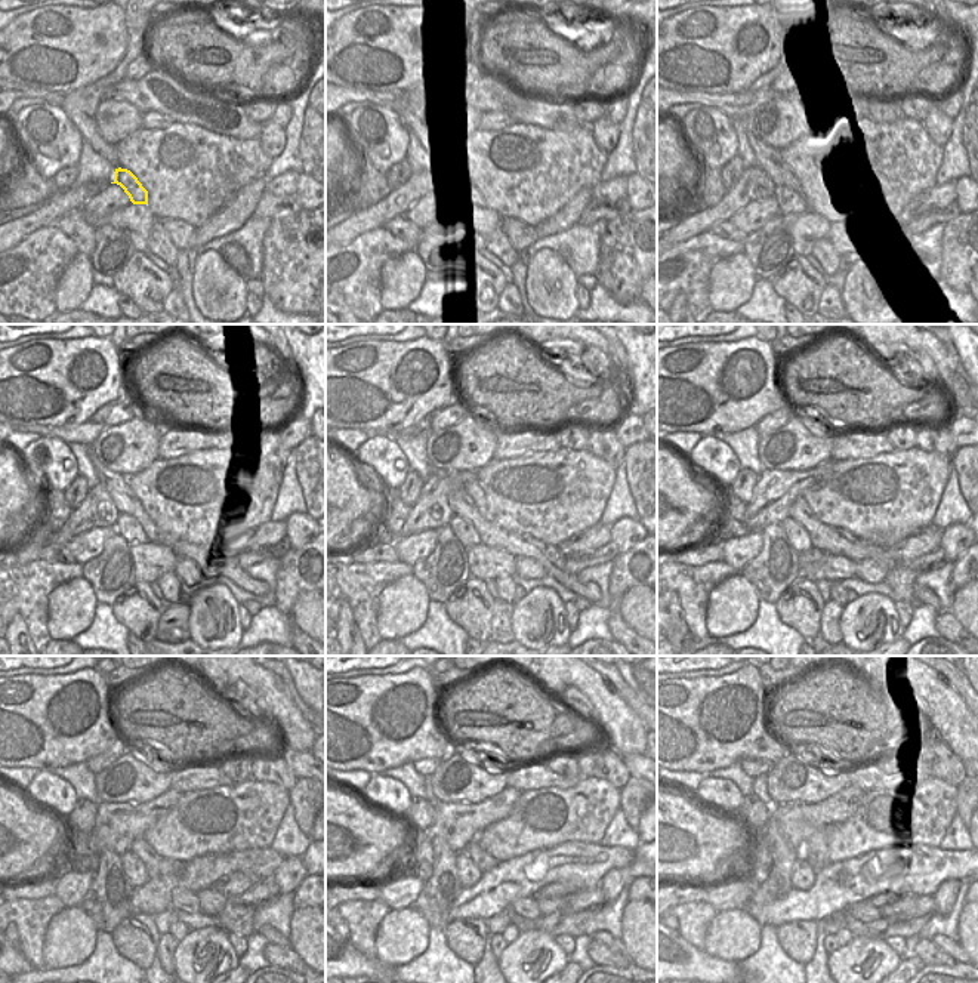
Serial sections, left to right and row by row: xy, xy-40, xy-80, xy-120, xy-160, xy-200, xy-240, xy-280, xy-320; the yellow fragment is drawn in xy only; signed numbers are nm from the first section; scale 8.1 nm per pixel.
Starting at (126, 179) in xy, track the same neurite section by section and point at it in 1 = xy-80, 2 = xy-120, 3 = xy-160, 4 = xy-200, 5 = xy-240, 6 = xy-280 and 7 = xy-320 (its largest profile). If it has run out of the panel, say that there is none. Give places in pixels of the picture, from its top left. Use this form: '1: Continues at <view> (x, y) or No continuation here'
1: Continues at xy-80 (789, 200)
2: Continues at xy-120 (129, 527)
3: Continues at xy-160 (465, 532)
4: Continues at xy-200 (796, 533)
5: Continues at xy-240 (135, 869)
6: Continues at xy-280 (468, 872)
7: Continues at xy-320 (802, 875).

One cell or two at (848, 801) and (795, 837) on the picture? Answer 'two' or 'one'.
one

